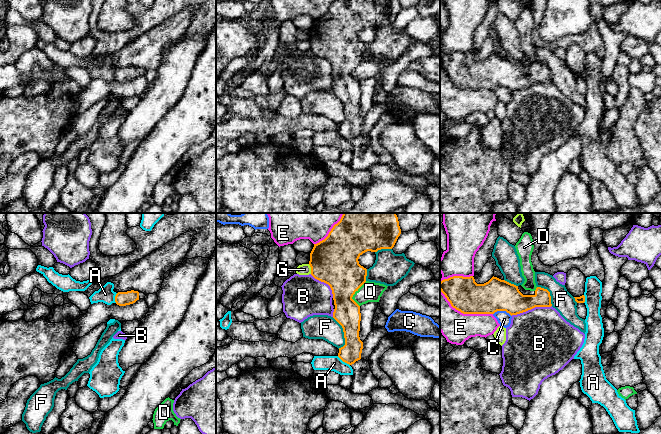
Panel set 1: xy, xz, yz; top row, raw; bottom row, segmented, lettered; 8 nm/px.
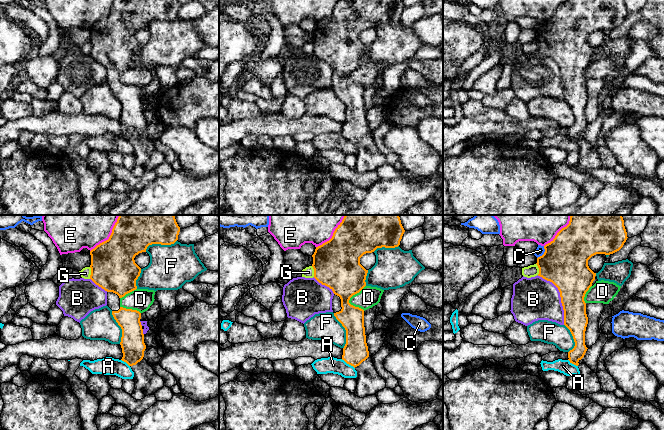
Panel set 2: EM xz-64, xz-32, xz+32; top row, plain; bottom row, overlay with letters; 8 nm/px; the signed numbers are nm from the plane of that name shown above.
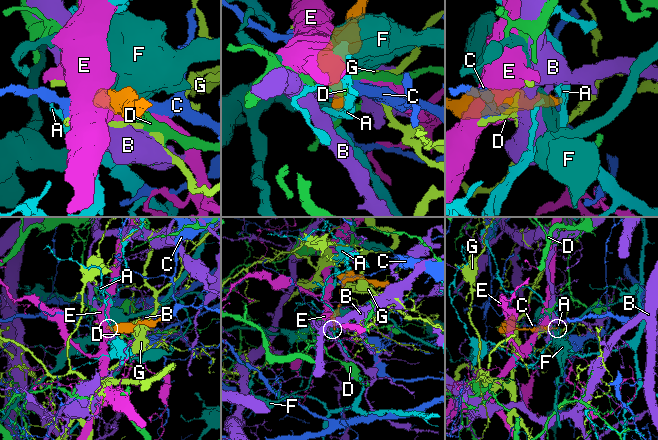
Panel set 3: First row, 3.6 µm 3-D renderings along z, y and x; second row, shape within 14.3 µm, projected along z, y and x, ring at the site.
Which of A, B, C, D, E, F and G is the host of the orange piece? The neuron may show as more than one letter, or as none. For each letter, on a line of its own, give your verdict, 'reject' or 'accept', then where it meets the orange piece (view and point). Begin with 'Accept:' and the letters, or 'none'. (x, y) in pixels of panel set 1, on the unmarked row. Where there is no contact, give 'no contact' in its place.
Accept: none
A: reject; contact xz (343, 137)
B: reject; contact yz (531, 84)
C: reject; contact yz (502, 86)
D: reject; contact xz (354, 69)
E: reject; contact yz (464, 89)
F: reject; contact xz (344, 109)
G: reject; contact xz (311, 45)

